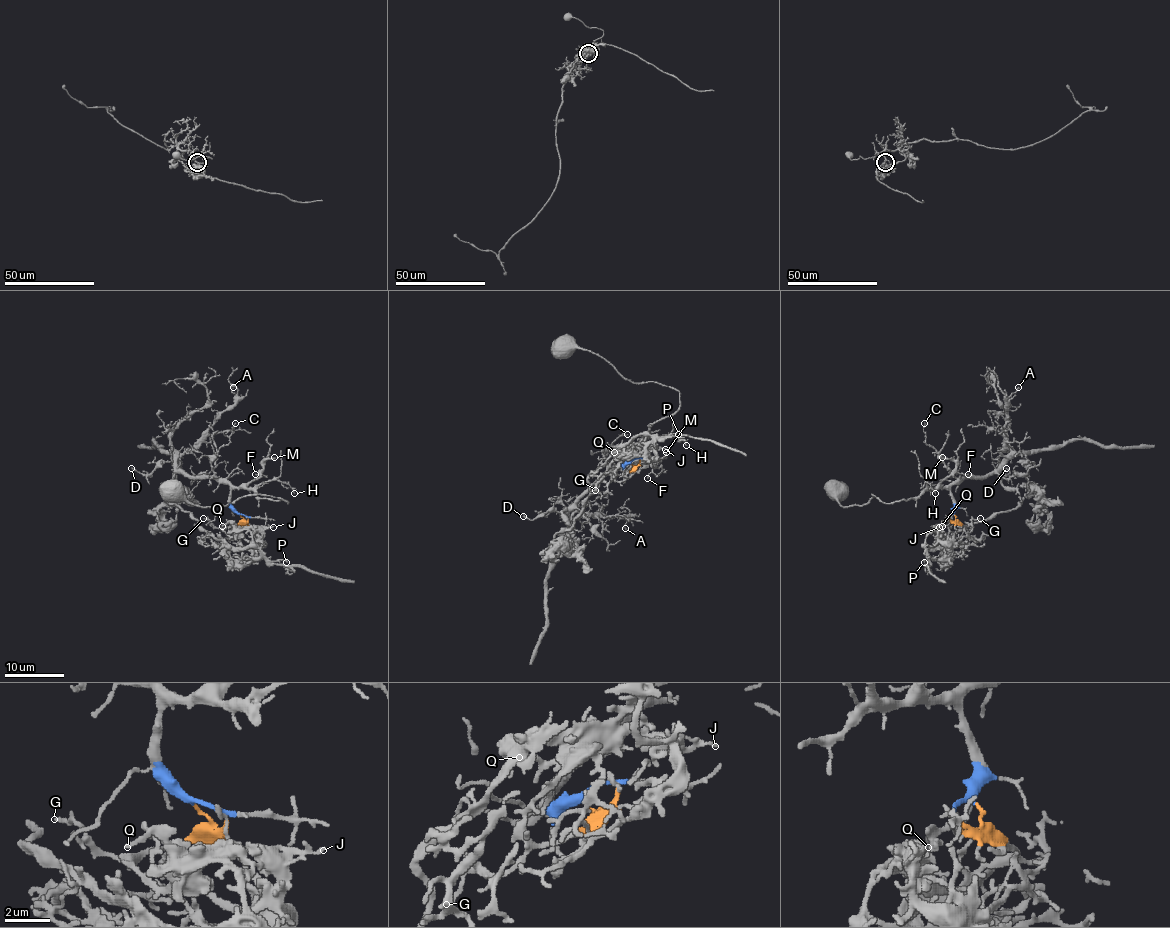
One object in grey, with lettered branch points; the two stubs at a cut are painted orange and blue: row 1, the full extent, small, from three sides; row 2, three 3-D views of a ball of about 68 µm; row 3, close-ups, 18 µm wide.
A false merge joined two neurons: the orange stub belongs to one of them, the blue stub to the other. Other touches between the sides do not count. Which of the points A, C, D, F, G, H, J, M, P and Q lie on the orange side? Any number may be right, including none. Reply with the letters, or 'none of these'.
G, J, P, Q

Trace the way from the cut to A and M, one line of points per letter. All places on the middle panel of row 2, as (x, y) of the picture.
A: (631, 463), (623, 463), (623, 460), (612, 467), (568, 510), (583, 515), (624, 516), (626, 528)
M: (631, 463), (623, 463), (623, 460), (633, 451), (642, 450), (655, 464), (667, 451)

